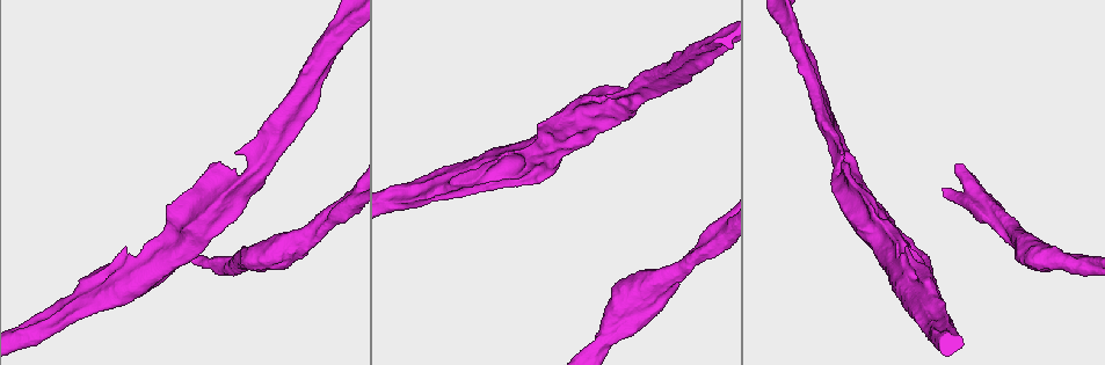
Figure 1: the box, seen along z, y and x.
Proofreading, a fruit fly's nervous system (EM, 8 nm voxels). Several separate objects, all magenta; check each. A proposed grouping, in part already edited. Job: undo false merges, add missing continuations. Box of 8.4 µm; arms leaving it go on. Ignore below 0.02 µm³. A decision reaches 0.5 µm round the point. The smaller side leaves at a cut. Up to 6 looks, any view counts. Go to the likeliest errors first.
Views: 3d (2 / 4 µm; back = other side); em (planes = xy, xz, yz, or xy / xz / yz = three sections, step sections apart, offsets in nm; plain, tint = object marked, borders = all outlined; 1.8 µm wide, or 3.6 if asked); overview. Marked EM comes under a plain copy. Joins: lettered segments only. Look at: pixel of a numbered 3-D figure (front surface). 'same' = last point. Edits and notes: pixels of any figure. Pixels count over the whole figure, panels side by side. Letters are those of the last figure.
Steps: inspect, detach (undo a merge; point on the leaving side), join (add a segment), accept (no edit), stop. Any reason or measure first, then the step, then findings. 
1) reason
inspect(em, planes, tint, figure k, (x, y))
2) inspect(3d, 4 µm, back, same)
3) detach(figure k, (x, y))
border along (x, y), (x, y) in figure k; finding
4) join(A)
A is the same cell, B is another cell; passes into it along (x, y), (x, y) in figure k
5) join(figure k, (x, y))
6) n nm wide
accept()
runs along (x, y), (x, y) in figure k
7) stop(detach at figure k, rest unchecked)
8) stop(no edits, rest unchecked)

inspect(3d, 4 µm, figure 1, (237, 153))

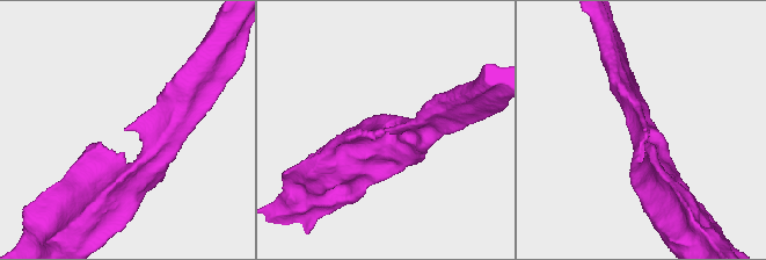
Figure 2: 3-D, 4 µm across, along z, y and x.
inspect(em, planes, borders, figure 2, (645, 130))

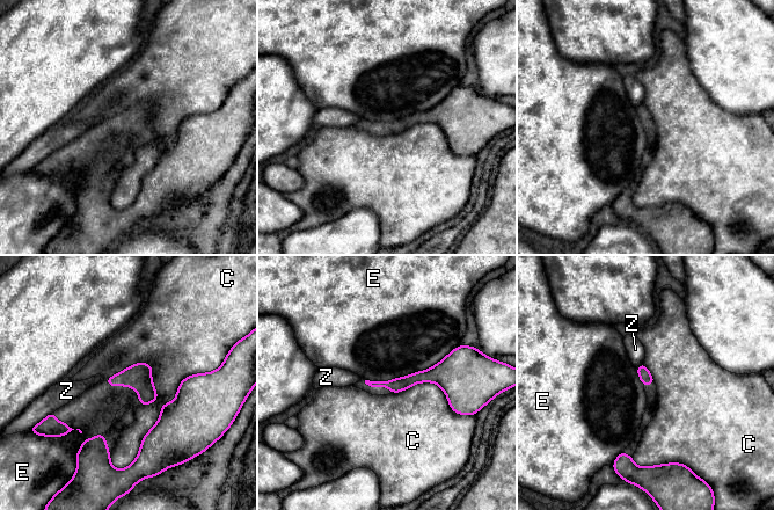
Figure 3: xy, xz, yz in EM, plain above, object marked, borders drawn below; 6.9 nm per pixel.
accept()
C, E and Z are other cells; border along (458, 345), (428, 369), (365, 380) in figure 3; none of them fits

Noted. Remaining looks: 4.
free end
inspect(3d, 4 µm, figure 1, (824, 95))

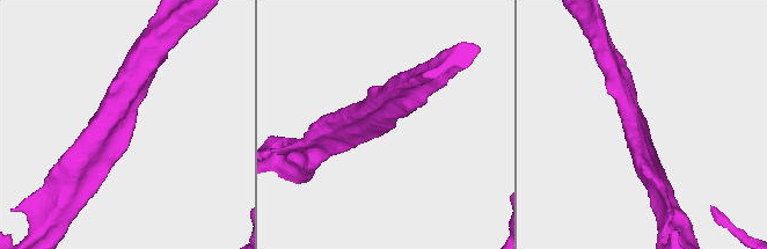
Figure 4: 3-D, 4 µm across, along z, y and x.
inspect(em, yz, step 4, borders, figure 4, (646, 129))

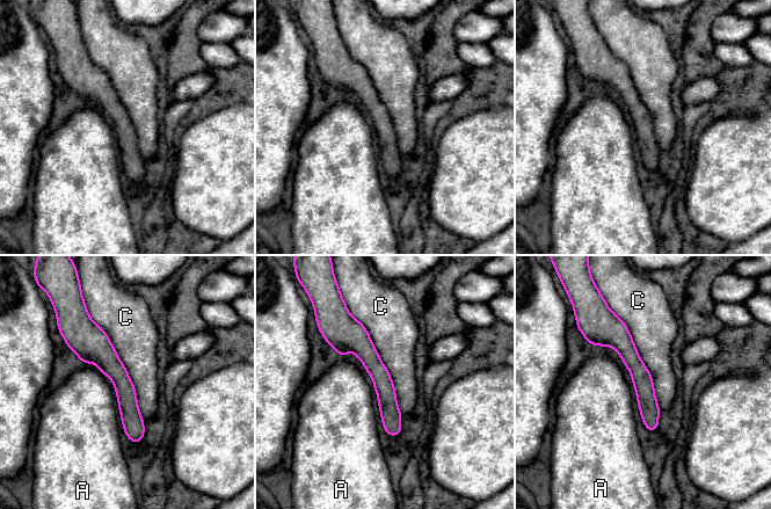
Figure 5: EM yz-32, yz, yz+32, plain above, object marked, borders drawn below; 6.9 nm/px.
C touches over 850 nm
accept()
A and C are other cells; no lettered segment goes on from it

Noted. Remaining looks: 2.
an open end
inspect(3d, 4 µm, figure 1, (927, 262))

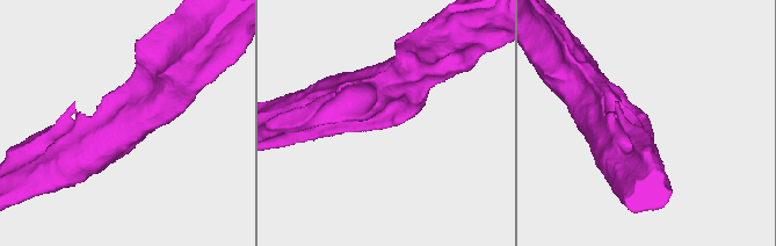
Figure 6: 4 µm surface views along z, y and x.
shape alone is not enough
inspect(em, planes, borders, figure 6, (386, 128))

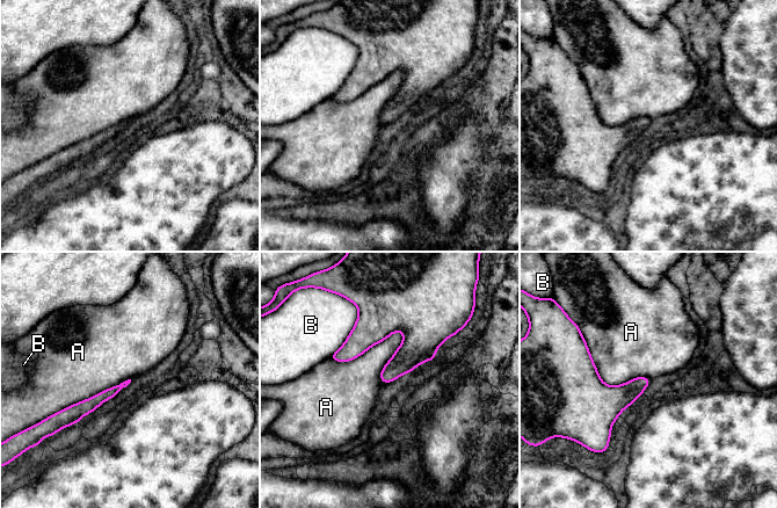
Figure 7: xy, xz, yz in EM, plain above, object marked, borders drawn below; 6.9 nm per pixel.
accept()
A and B are other cells; border along (404, 332), (349, 361), (328, 358) in figure 7; no lettered segment goes on from it

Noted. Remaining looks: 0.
stop(no edits, rest unchecked)

